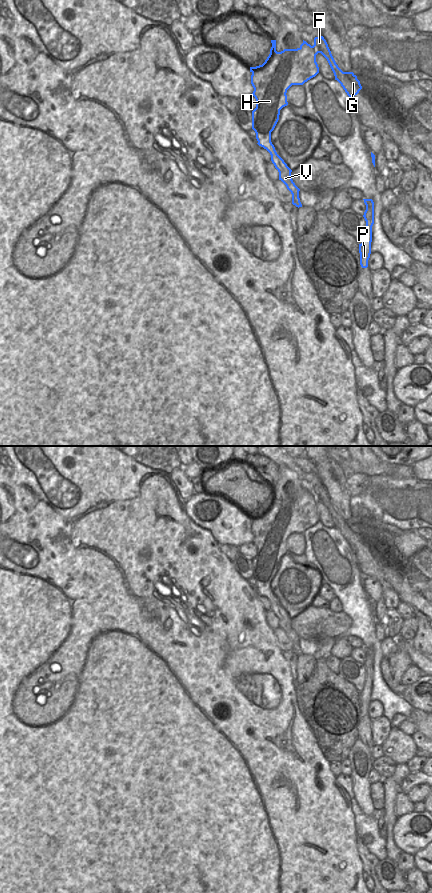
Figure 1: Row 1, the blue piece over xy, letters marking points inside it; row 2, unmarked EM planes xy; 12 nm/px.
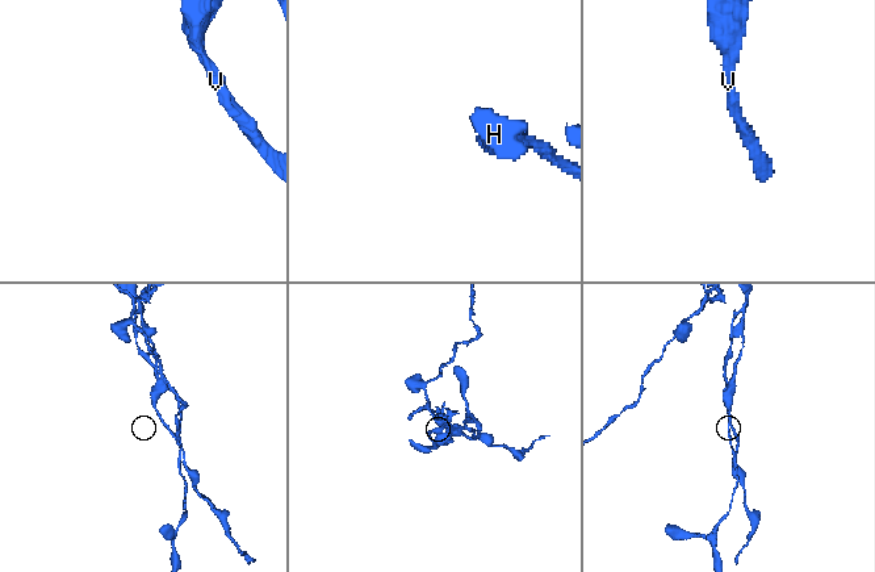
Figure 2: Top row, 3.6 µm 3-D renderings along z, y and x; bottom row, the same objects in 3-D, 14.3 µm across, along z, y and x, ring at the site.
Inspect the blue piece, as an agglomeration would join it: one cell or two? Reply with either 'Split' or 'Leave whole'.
Split.

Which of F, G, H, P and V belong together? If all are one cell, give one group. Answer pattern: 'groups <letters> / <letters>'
groups F H V / G P

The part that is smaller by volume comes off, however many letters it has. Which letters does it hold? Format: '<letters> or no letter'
G, P

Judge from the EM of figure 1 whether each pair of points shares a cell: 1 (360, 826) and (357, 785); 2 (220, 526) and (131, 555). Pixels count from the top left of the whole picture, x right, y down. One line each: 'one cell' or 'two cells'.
1: two cells
2: two cells

